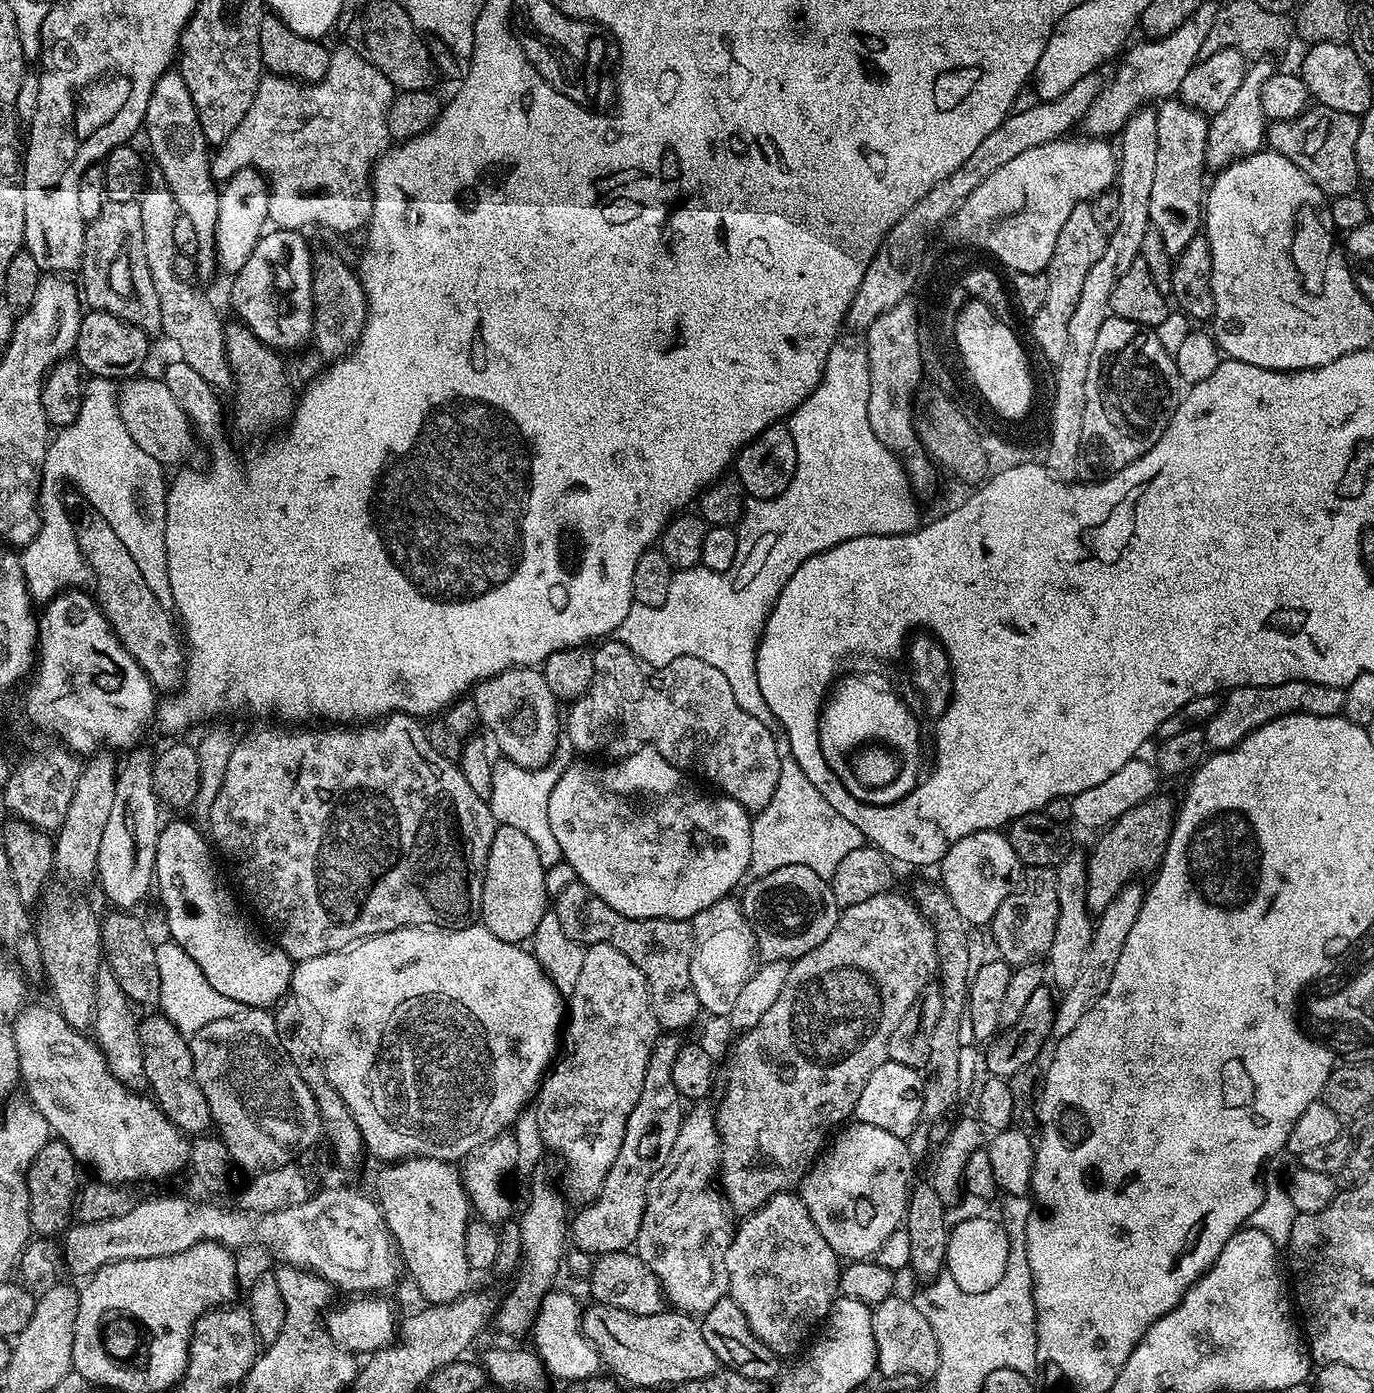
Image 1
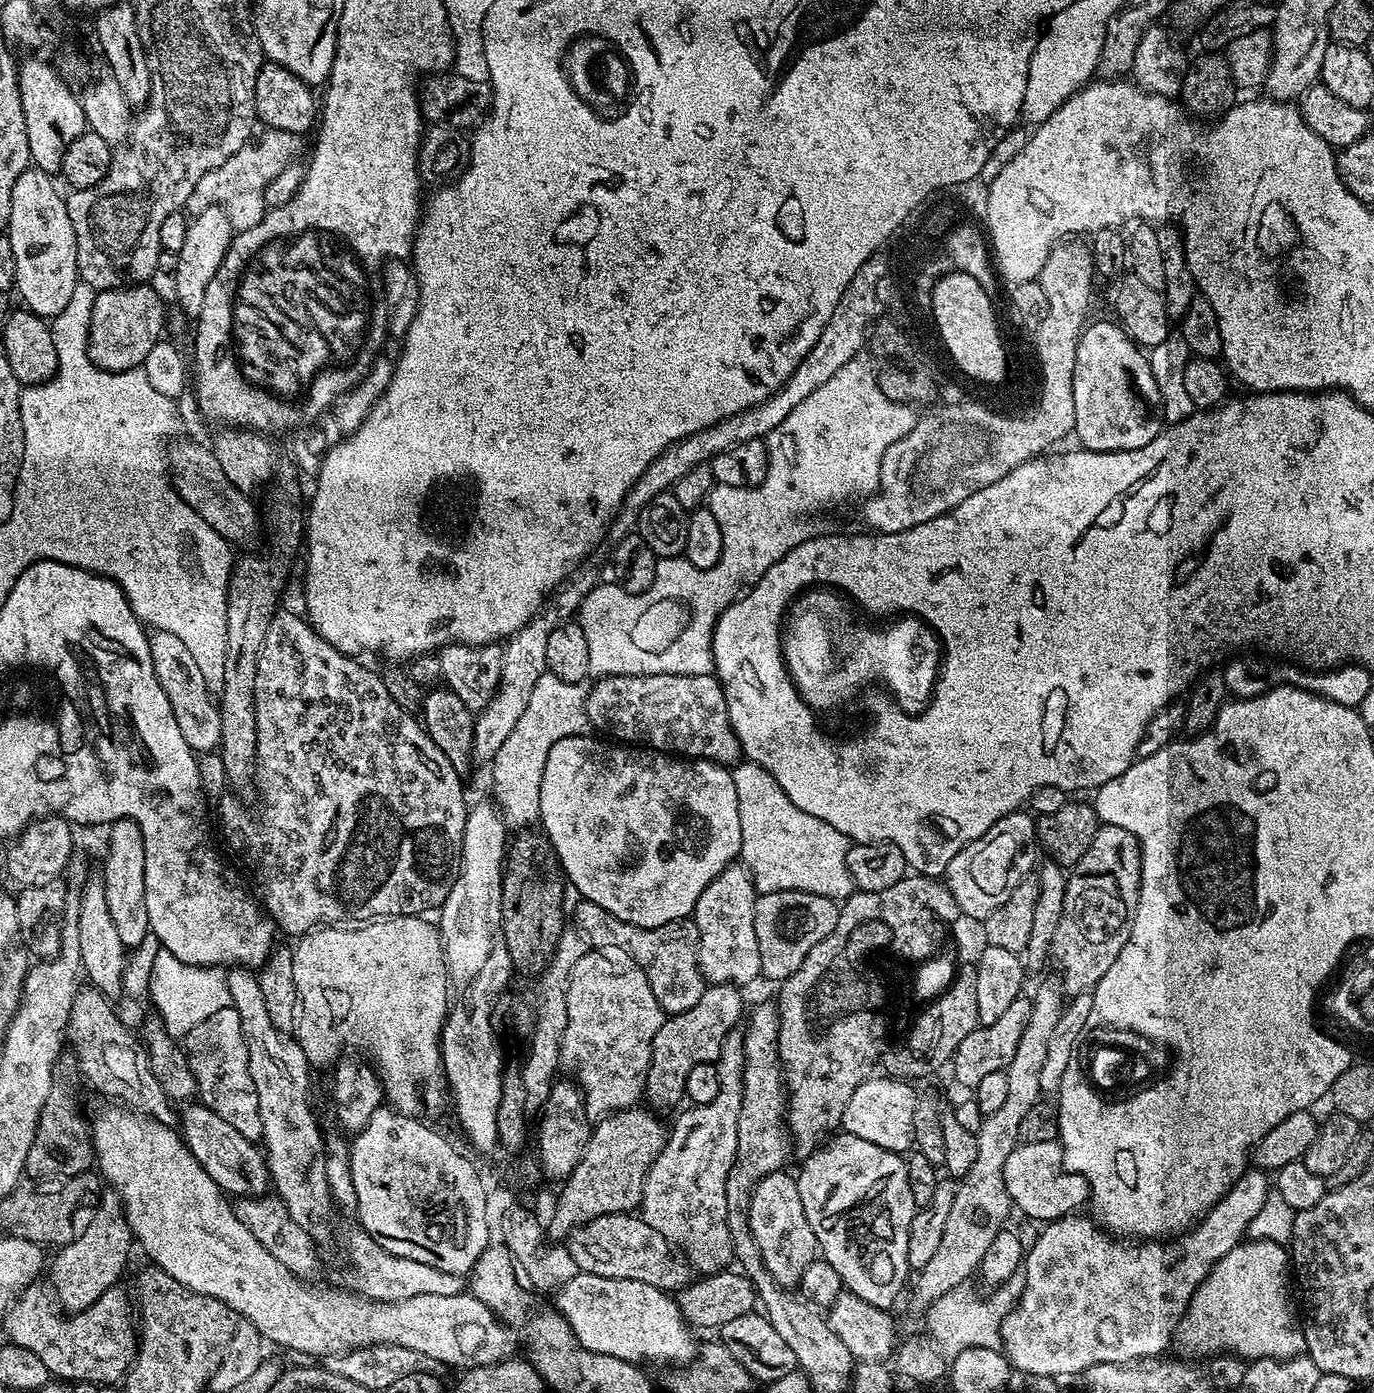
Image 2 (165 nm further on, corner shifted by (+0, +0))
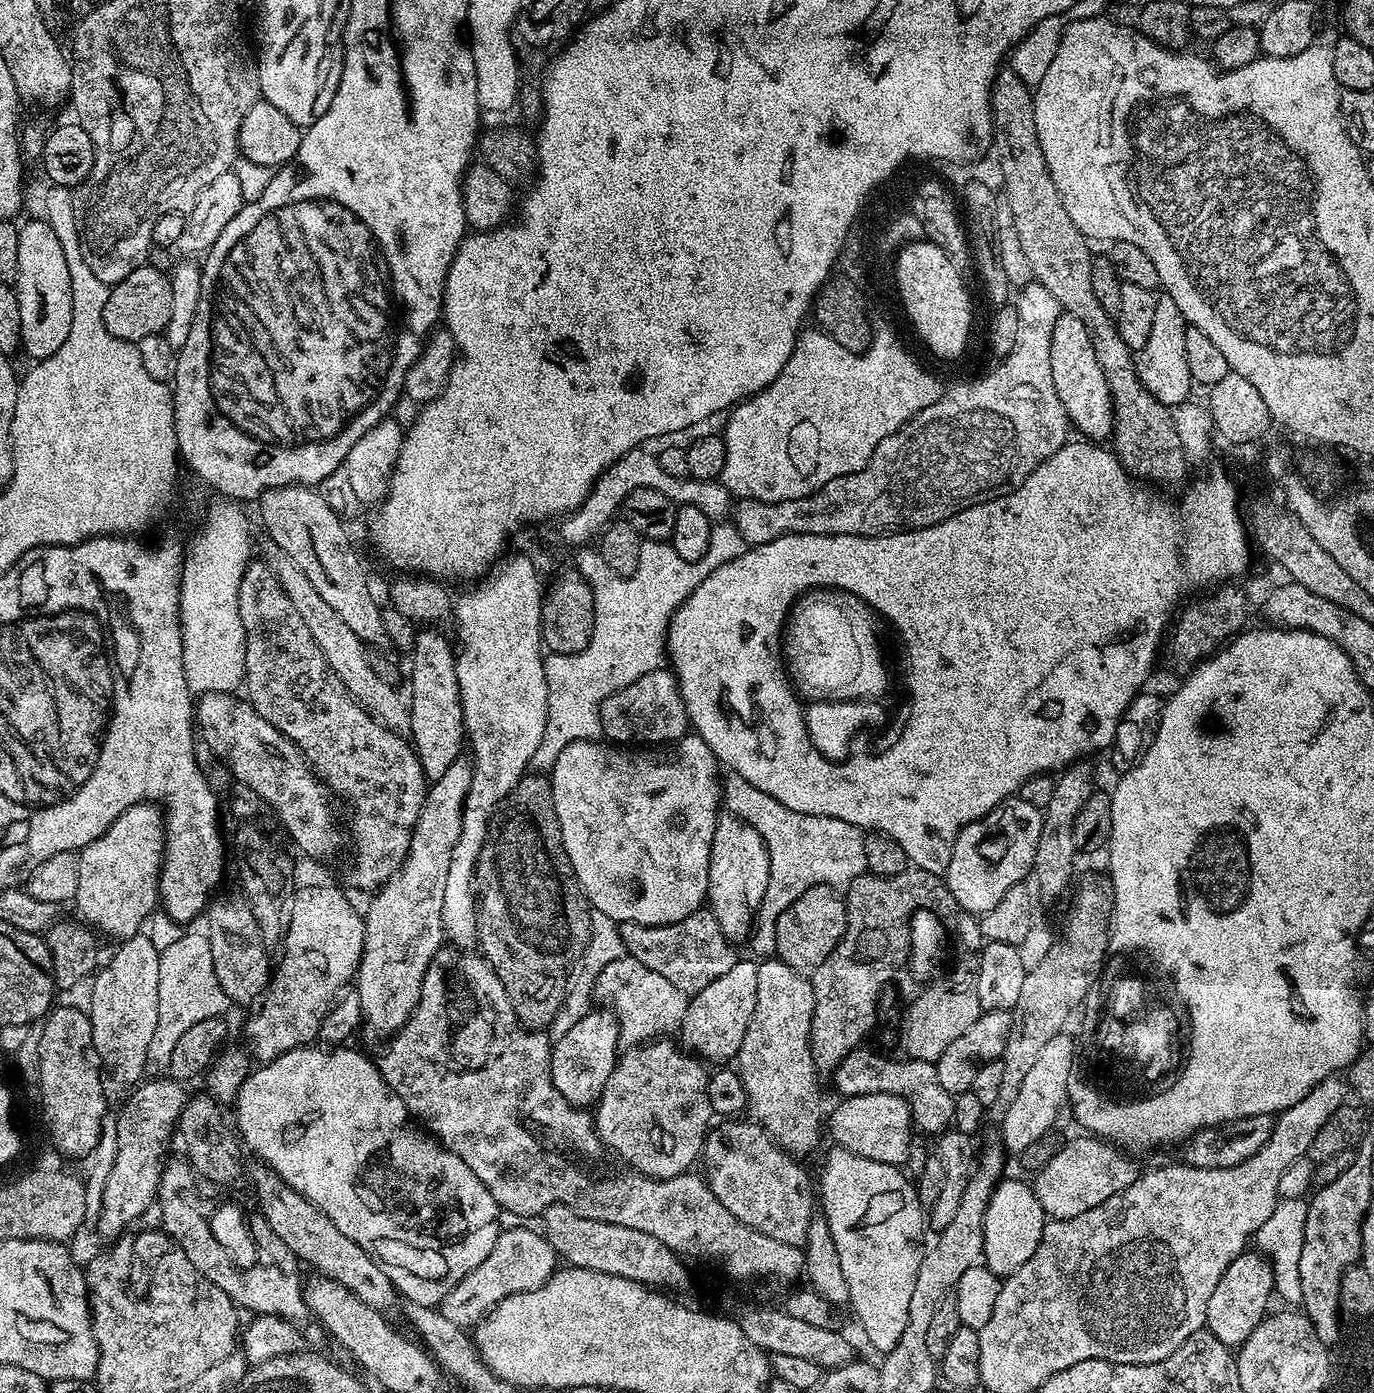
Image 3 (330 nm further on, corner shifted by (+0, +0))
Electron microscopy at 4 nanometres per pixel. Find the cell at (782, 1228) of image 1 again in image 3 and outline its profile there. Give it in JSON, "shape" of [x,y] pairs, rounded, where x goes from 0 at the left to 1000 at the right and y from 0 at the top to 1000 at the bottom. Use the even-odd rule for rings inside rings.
{"shape":[[[533,803],[525,810],[519,809],[515,813],[515,818],[511,828],[511,836],[515,838],[514,849],[515,854],[537,874],[537,877],[543,877],[549,883],[573,893],[587,894],[588,884],[592,875],[592,850],[588,848],[585,842],[584,835],[580,831],[571,827],[566,821],[563,815],[544,803]]]}

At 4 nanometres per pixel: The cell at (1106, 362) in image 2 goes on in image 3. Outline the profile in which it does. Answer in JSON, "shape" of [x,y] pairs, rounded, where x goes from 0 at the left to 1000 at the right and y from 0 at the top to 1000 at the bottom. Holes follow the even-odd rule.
{"shape":[[[772,223],[764,246],[764,266],[770,289],[773,289],[776,294],[778,305],[782,309],[784,307],[789,312],[787,314],[793,317],[806,317],[809,312],[809,286],[805,271],[799,263],[799,257],[796,257],[796,248],[787,228],[782,228],[782,225]]]}

